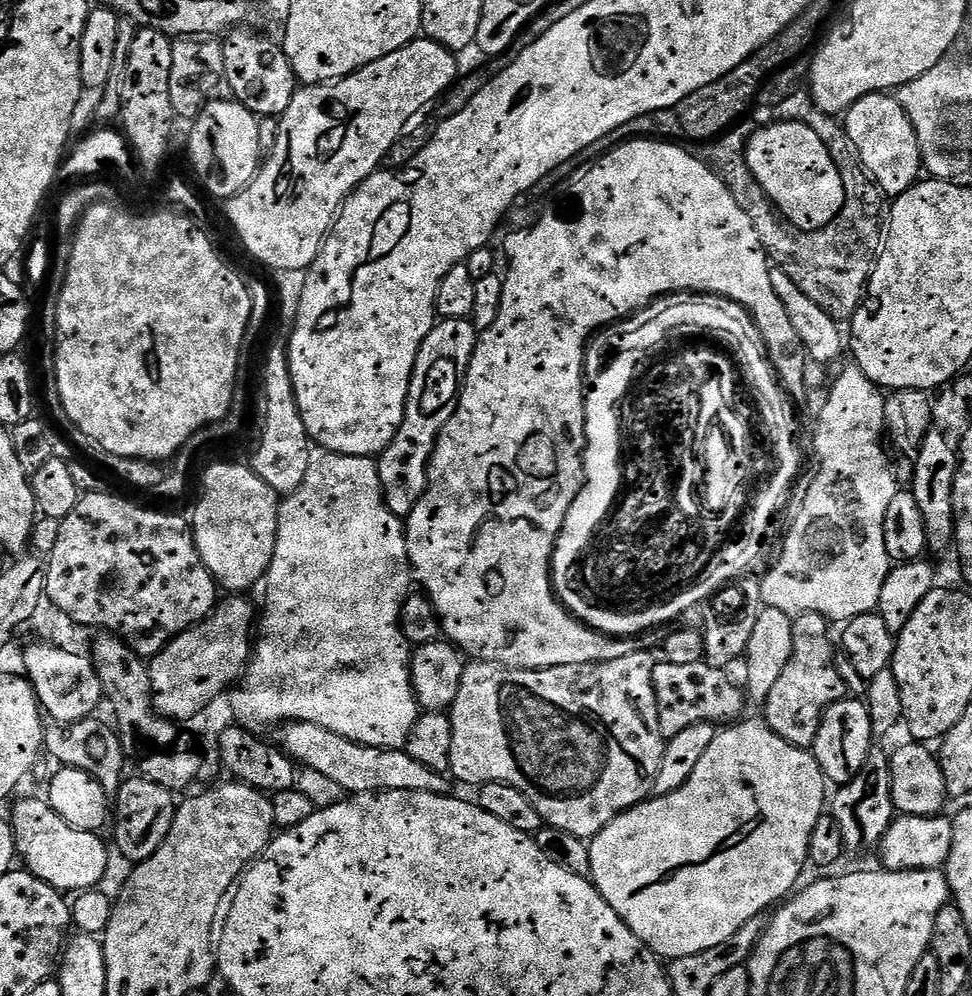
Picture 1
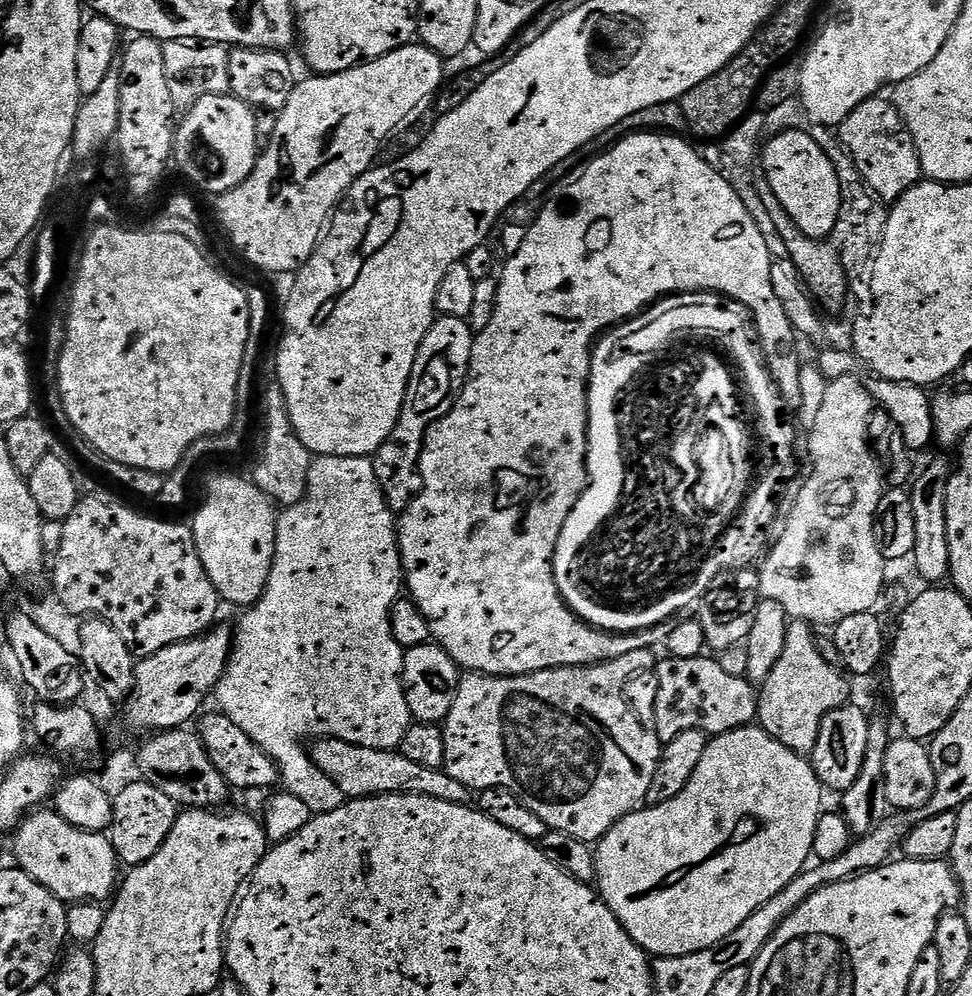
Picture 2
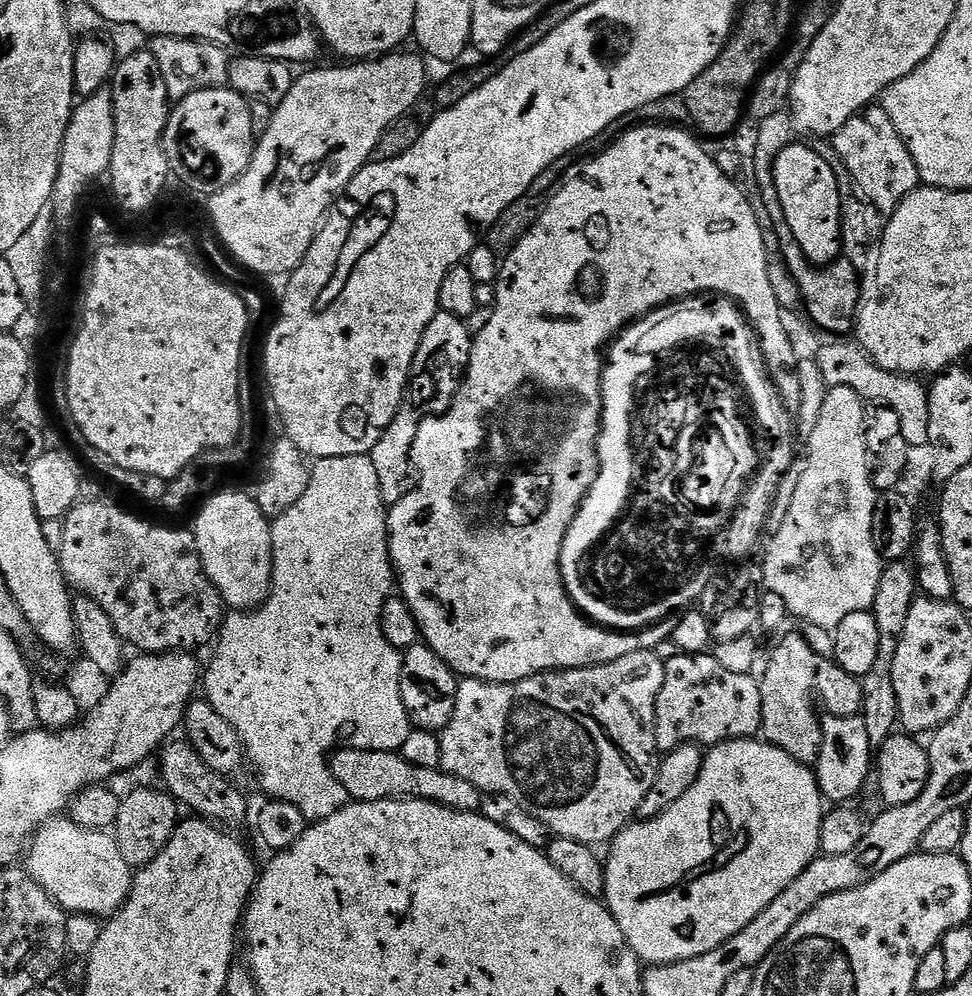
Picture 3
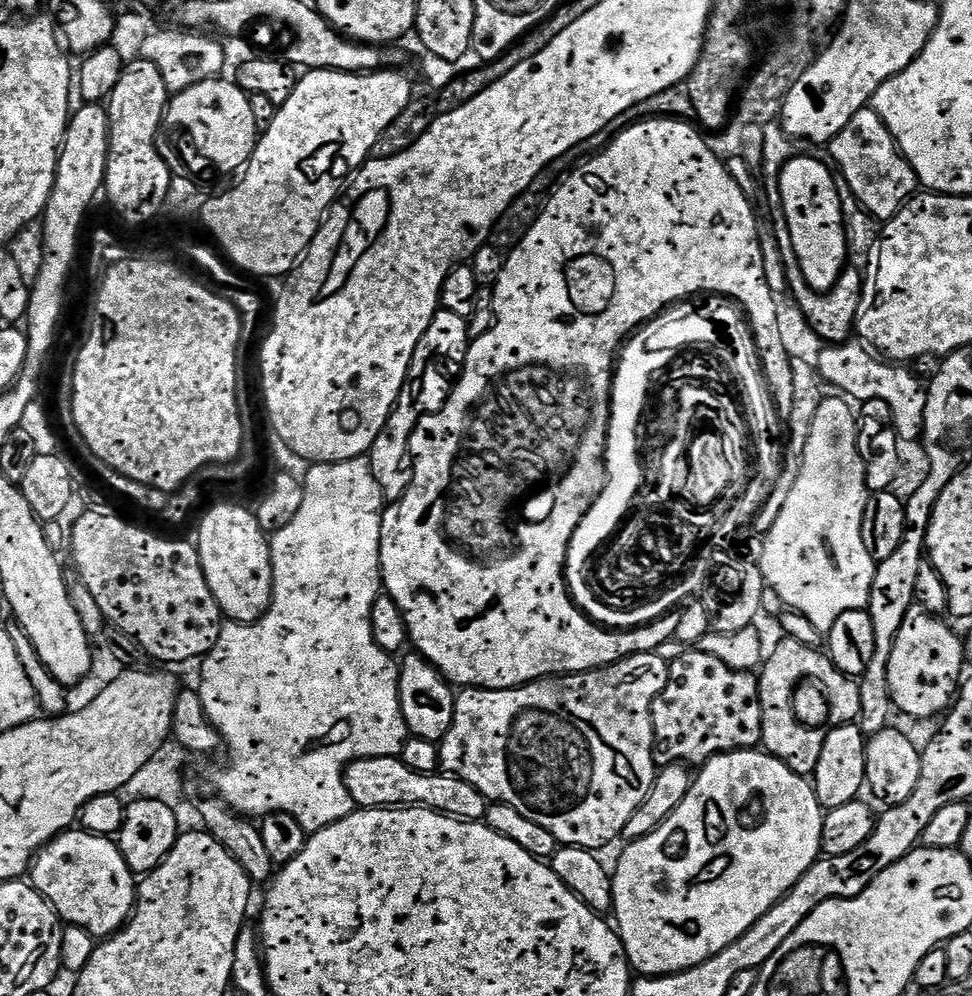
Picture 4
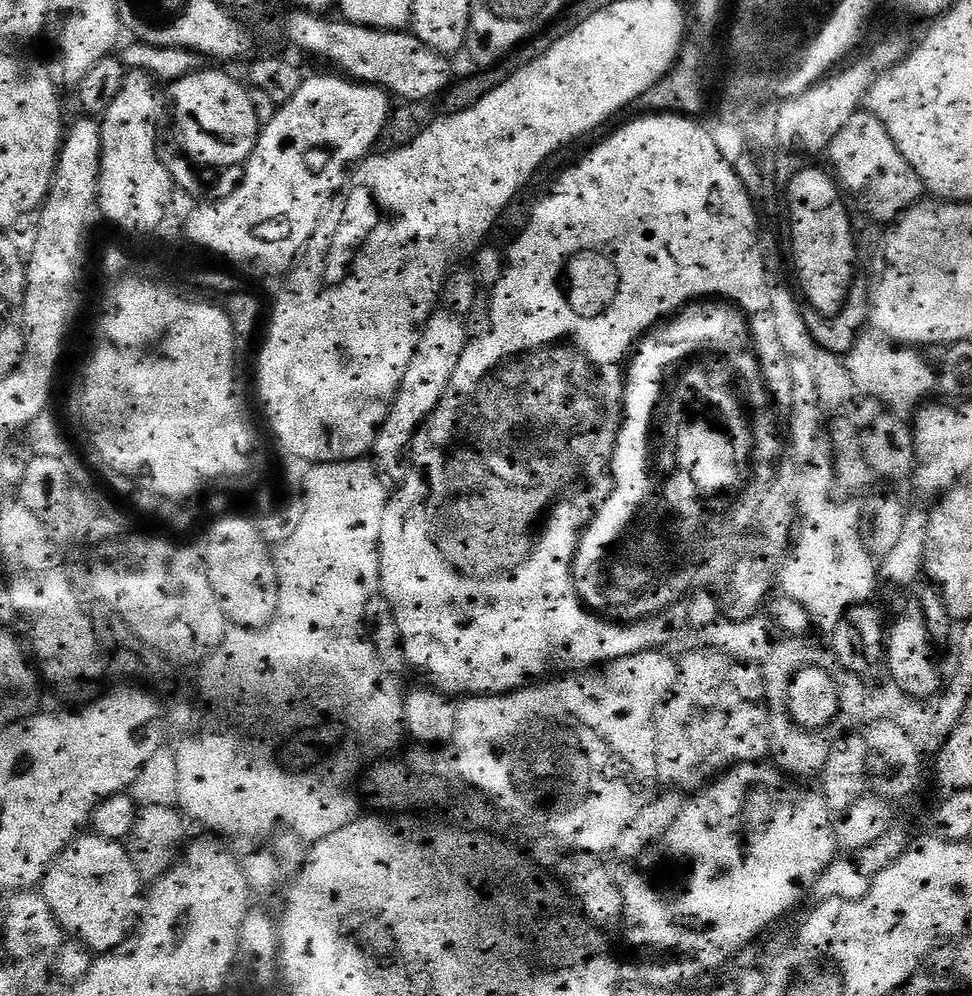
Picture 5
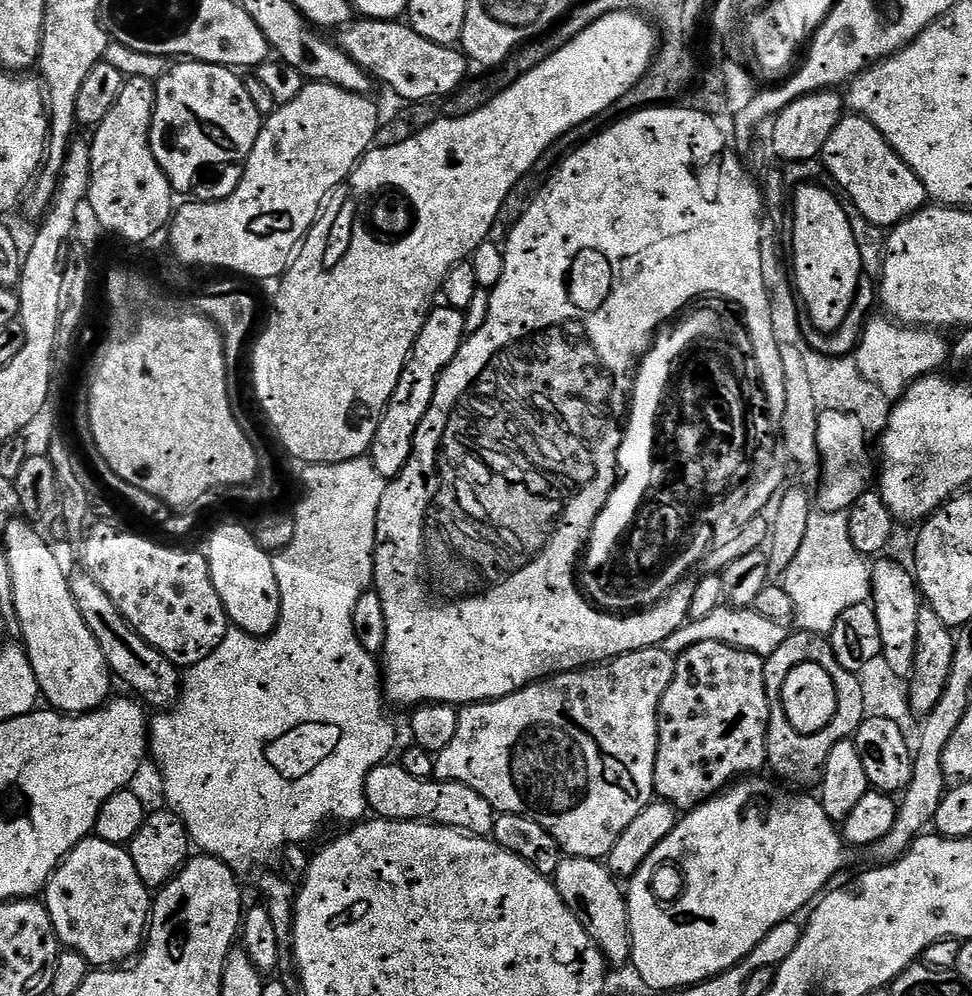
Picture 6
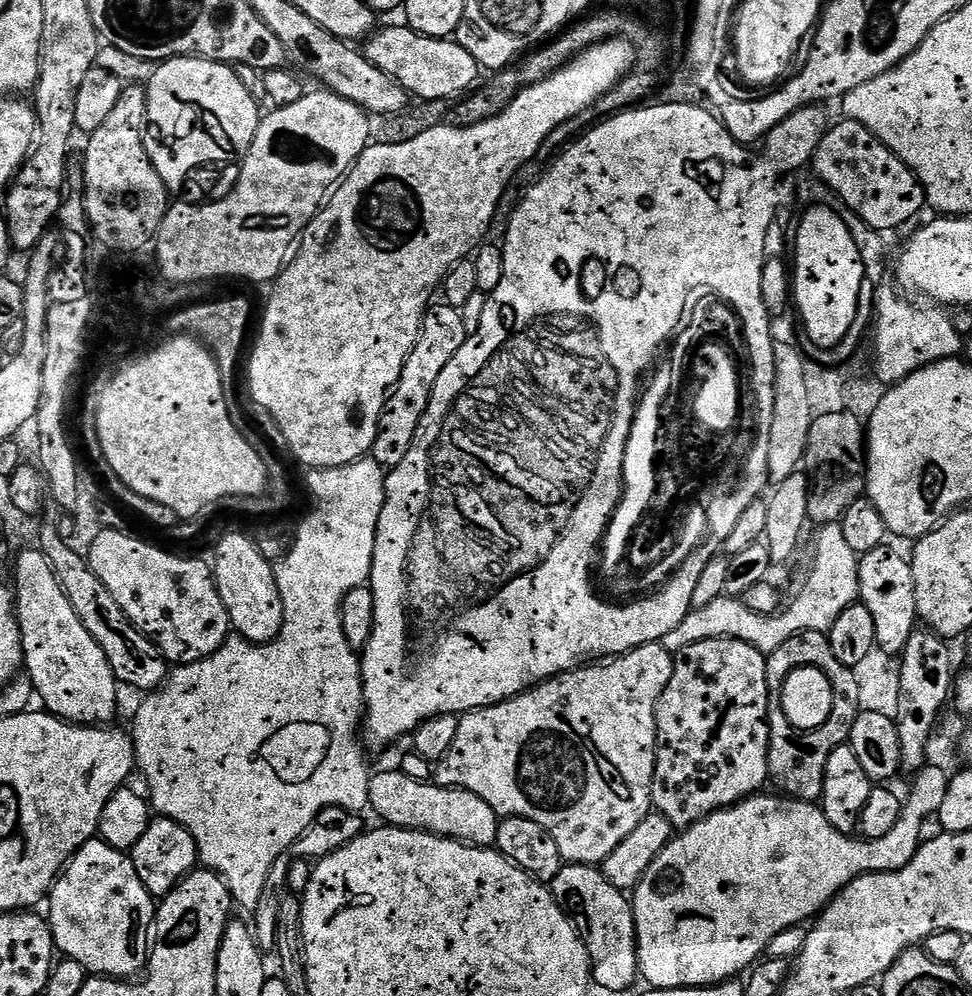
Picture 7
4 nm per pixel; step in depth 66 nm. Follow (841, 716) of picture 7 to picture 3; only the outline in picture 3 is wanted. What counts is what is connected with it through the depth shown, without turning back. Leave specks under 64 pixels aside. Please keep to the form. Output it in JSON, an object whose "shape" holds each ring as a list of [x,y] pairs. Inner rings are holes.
{"shape":[[[799,631],[784,636],[776,644],[768,669],[759,677],[762,694],[762,736],[767,743],[778,750],[790,754],[800,764],[815,765],[820,757],[820,747],[824,737],[821,717],[816,717],[816,696],[824,703],[825,713],[833,716],[859,716],[864,706],[864,685],[857,677],[843,672],[835,659],[827,660],[822,654],[814,654]]]}

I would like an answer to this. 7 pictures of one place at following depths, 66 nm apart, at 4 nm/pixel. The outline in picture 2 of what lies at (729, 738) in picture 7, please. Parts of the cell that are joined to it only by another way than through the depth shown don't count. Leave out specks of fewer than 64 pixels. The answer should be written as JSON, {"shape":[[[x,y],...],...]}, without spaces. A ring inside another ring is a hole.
{"shape":[[[711,655],[694,658],[669,656],[656,665],[654,722],[661,745],[674,742],[678,734],[688,730],[719,734],[751,725],[757,719],[757,699],[758,692],[751,680],[726,674],[719,659]]]}

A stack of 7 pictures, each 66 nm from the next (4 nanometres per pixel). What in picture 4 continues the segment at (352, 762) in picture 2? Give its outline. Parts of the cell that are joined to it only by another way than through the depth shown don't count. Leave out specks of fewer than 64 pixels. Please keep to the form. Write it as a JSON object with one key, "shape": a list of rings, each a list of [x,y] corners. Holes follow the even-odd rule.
{"shape":[[[399,756],[356,760],[345,767],[344,781],[357,809],[423,806],[458,820],[480,822],[485,819],[489,806],[489,801],[470,782],[451,774],[418,774],[418,770],[410,770]]]}

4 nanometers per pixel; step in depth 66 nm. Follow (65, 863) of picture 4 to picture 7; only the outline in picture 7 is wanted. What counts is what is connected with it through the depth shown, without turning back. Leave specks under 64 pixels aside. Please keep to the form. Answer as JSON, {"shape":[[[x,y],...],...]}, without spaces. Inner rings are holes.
{"shape":[[[99,838],[88,840],[57,876],[47,904],[46,919],[52,927],[52,940],[61,957],[80,963],[96,978],[136,978],[147,969],[158,904],[146,890],[142,878],[138,878],[138,870],[134,870],[129,853],[120,852]]]}

